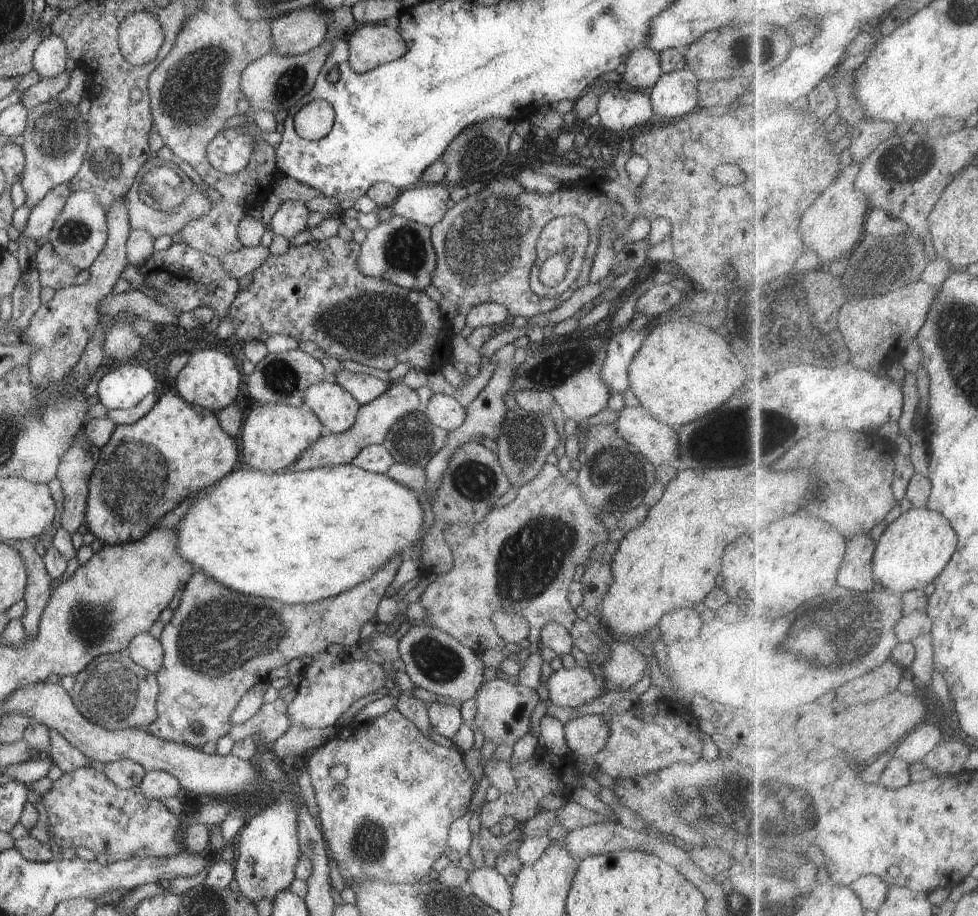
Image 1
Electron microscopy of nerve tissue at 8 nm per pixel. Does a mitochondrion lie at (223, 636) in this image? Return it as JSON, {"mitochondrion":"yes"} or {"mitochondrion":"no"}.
{"mitochondrion":"yes"}

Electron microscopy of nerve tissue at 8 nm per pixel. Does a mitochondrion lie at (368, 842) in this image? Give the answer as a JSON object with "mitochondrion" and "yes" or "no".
{"mitochondrion":"yes"}

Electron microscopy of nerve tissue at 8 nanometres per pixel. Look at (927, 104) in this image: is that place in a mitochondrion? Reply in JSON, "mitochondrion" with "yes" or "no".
{"mitochondrion":"no"}

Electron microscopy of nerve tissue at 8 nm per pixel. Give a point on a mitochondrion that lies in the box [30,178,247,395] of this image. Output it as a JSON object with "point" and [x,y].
{"point":[75,233]}

